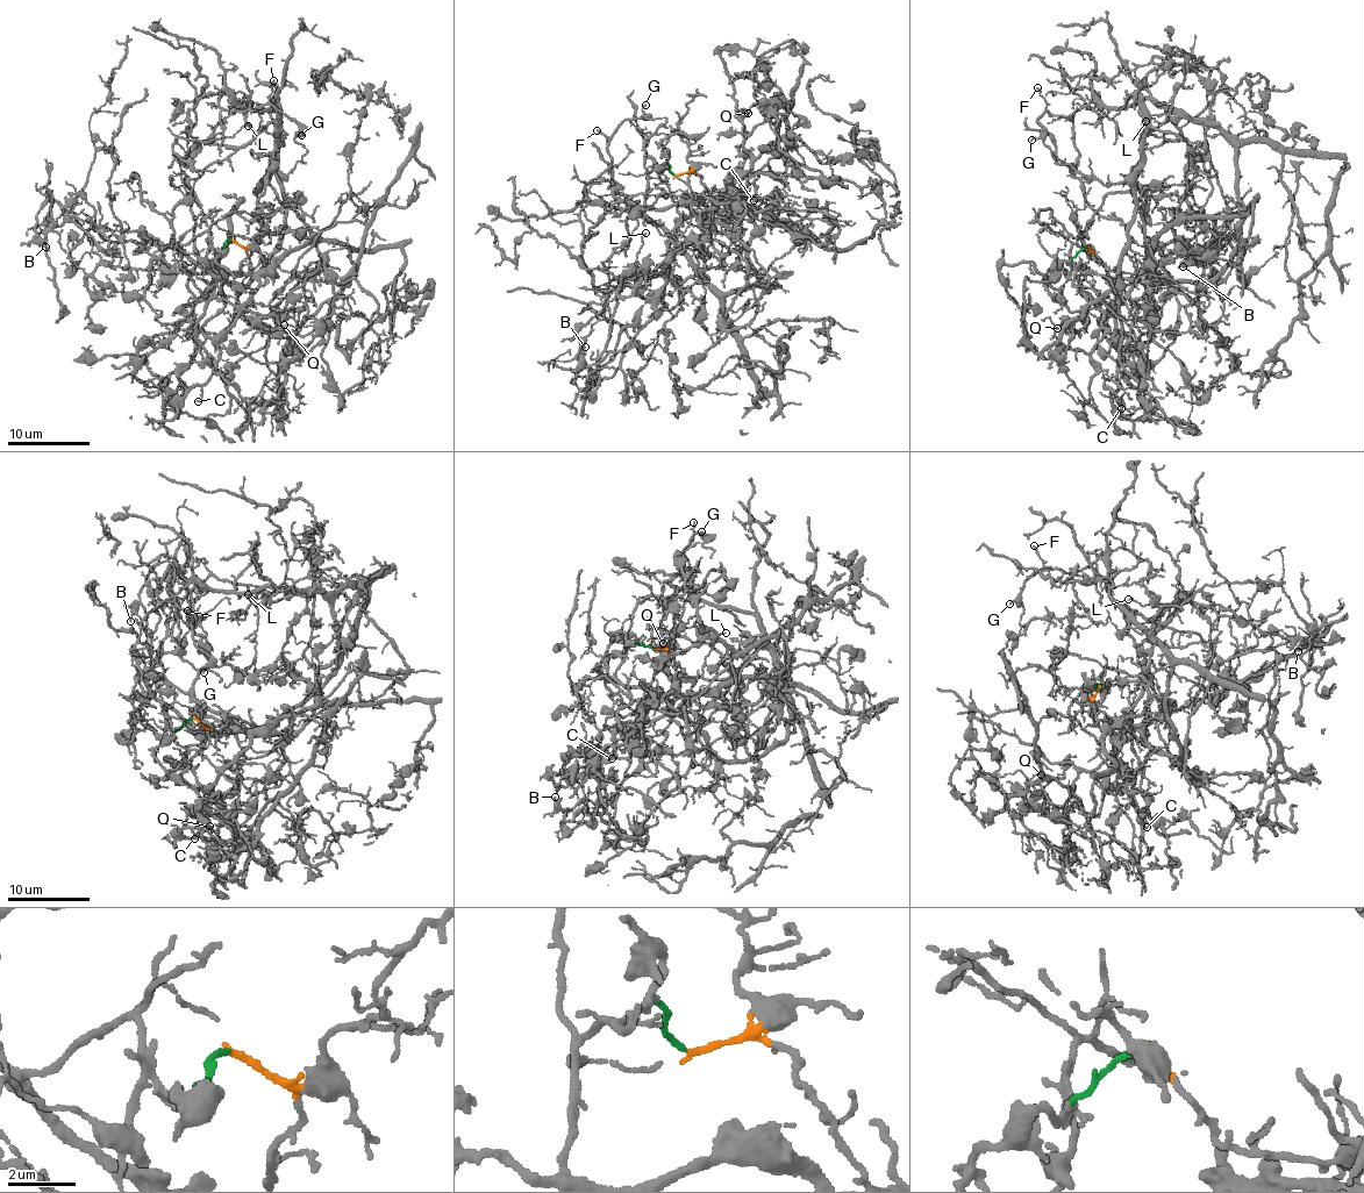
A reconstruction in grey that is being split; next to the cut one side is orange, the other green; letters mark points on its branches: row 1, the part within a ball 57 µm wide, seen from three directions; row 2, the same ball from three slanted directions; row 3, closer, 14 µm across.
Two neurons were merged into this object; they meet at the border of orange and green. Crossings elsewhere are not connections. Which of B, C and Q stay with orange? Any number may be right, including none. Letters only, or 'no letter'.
B, C, Q

